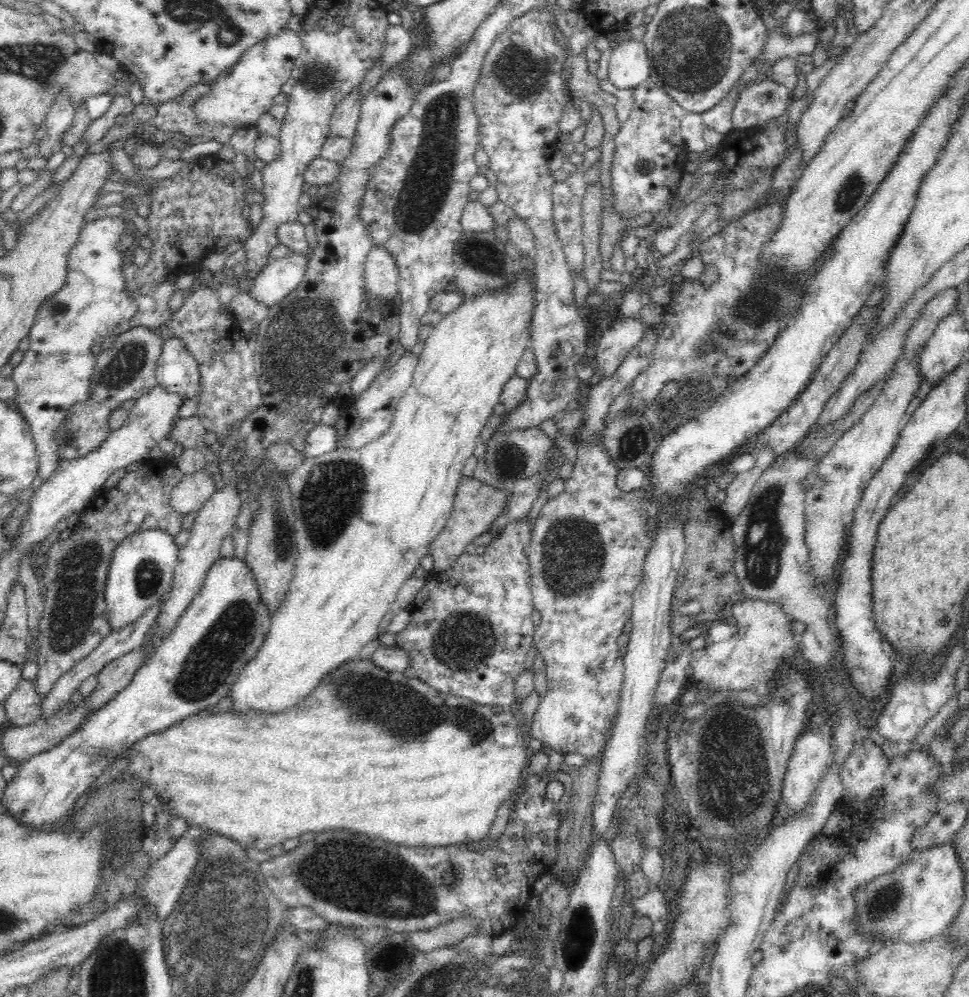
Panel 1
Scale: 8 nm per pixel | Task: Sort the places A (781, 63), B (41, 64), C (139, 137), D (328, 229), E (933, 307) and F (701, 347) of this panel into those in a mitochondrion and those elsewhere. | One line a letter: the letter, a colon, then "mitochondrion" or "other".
A: other
B: mitochondrion
C: other
D: other
E: other
F: mitochondrion

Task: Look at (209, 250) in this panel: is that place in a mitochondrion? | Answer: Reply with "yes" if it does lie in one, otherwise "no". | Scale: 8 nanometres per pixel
no

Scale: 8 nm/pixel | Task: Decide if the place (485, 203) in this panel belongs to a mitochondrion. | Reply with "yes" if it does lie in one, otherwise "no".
no

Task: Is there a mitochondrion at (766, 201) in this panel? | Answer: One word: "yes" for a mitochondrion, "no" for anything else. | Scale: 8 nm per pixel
no

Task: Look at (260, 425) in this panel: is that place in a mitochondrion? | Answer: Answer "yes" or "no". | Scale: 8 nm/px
no

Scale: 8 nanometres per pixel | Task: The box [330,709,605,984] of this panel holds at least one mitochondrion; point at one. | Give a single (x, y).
(580, 936)

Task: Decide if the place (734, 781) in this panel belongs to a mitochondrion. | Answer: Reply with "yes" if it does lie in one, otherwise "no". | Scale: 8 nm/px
yes

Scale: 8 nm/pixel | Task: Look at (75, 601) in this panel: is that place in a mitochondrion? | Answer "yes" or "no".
yes

